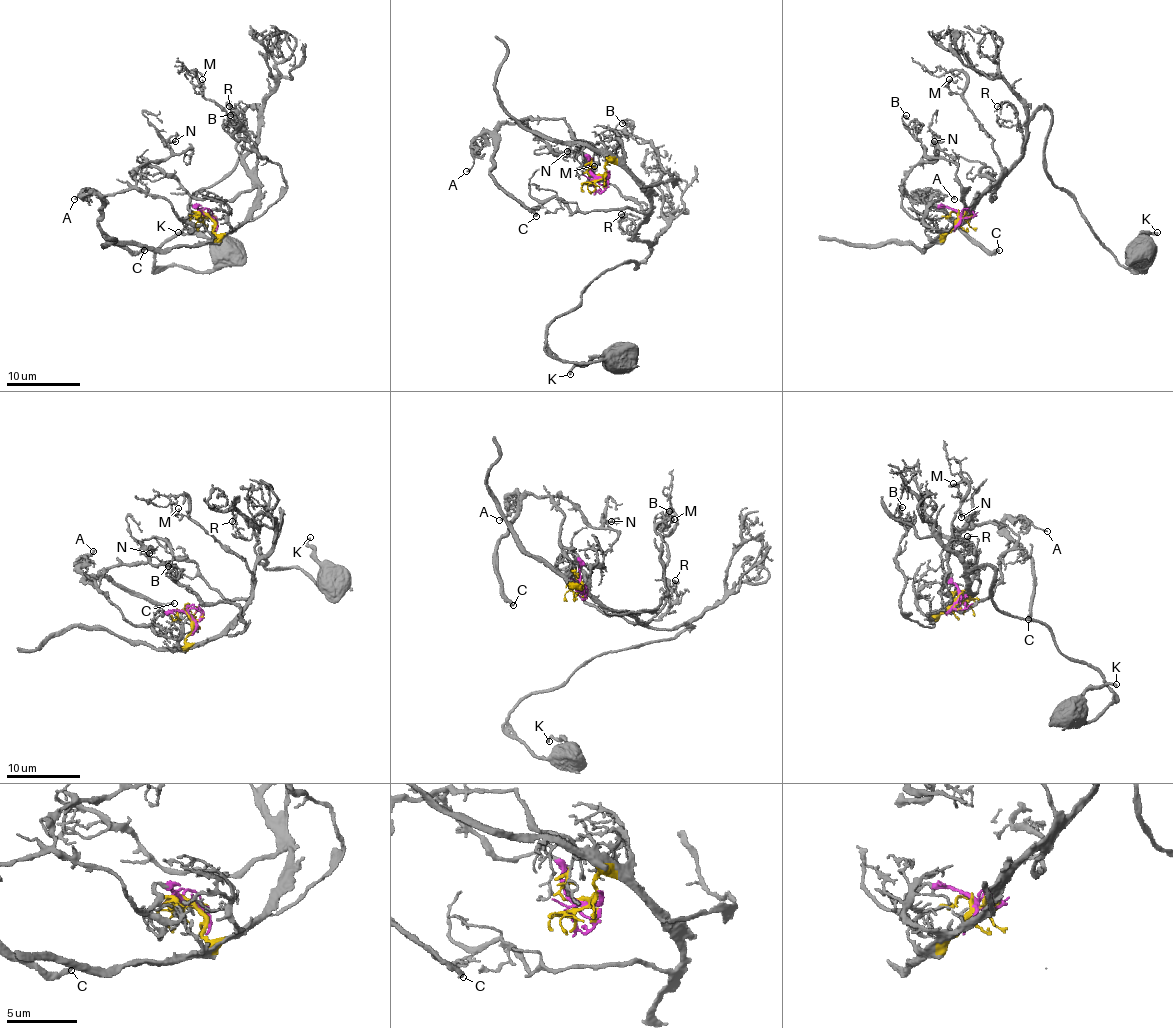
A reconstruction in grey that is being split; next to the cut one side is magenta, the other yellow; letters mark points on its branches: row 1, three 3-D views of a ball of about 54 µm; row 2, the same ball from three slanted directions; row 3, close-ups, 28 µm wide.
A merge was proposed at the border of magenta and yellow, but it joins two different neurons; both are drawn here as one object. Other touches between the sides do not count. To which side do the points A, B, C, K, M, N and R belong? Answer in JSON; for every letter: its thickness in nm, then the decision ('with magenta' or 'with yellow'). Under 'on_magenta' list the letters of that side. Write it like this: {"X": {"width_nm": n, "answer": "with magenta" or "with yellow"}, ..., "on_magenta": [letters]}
{"A": {"width_nm": 140, "answer": "with magenta"}, "B": {"width_nm": 240, "answer": "with yellow"}, "C": {"width_nm": 320, "answer": "with magenta"}, "K": {"width_nm": 280, "answer": "with yellow"}, "M": {"width_nm": 140, "answer": "with yellow"}, "N": {"width_nm": 150, "answer": "with magenta"}, "R": {"width_nm": 200, "answer": "with yellow"}, "on_magenta": ["A", "C", "N"]}

